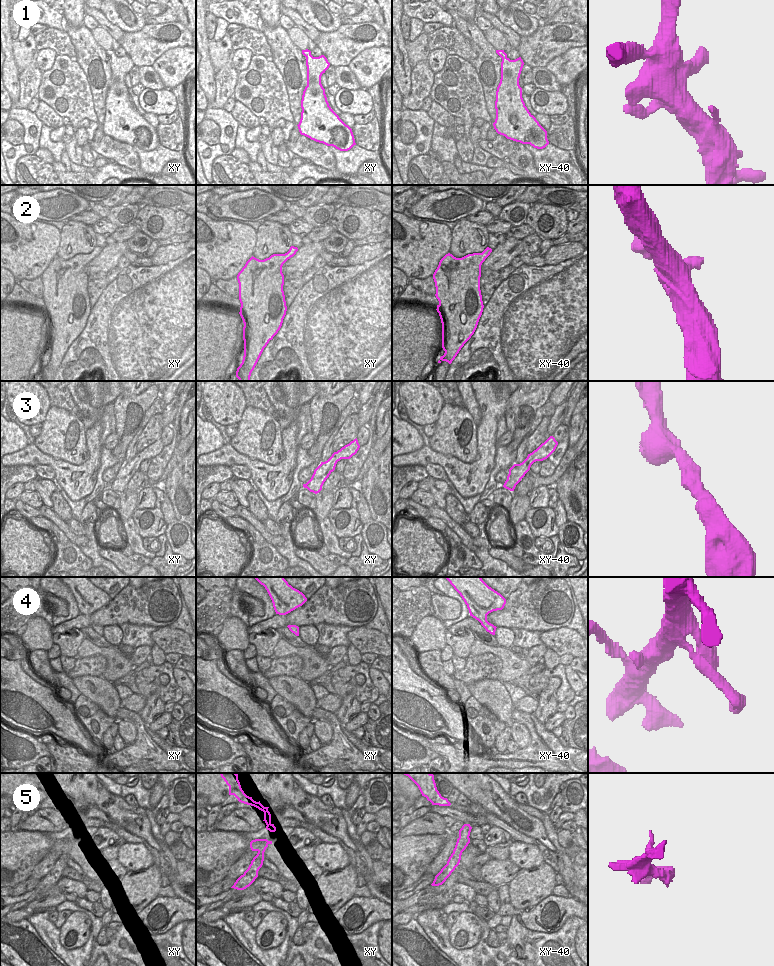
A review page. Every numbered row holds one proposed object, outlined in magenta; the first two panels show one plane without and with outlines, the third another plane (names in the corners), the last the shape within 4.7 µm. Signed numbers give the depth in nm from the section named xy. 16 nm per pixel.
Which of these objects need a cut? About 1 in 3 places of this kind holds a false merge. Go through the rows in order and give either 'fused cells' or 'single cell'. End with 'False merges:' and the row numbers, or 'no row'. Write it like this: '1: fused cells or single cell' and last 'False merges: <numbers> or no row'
1: single cell
2: single cell
3: single cell
4: single cell
5: fused cells
False merges: 5

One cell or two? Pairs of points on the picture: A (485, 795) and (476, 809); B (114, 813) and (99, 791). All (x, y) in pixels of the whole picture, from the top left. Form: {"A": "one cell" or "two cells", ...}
{"A": "two cells", "B": "one cell"}

